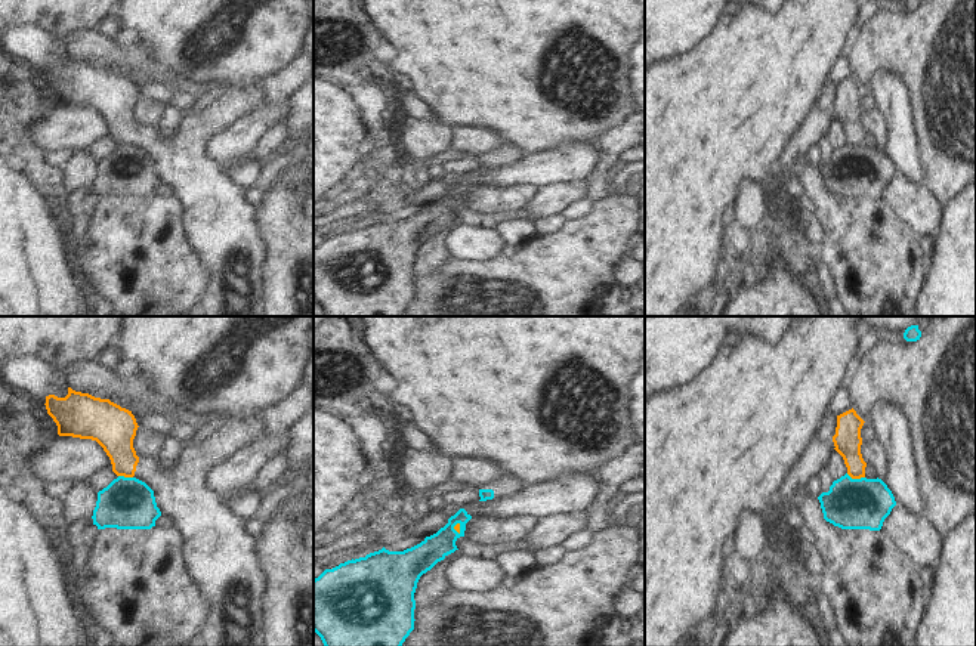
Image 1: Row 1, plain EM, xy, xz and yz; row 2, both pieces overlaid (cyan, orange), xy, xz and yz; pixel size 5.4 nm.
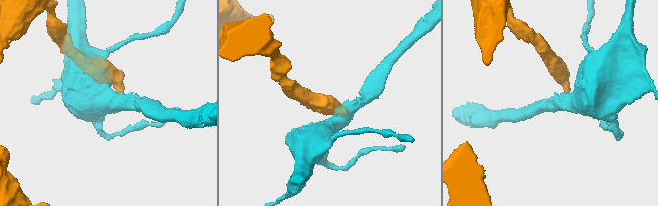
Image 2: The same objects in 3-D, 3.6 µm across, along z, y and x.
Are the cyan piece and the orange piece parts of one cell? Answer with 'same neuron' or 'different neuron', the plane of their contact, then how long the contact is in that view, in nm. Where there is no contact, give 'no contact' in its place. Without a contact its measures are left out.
different neuron; contact in yz; length 110 nm

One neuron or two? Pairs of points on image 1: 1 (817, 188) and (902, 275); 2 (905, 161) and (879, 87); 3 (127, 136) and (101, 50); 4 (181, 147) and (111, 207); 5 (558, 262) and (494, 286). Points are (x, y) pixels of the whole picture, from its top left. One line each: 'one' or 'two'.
1: one
2: one
3: two
4: two
5: one

